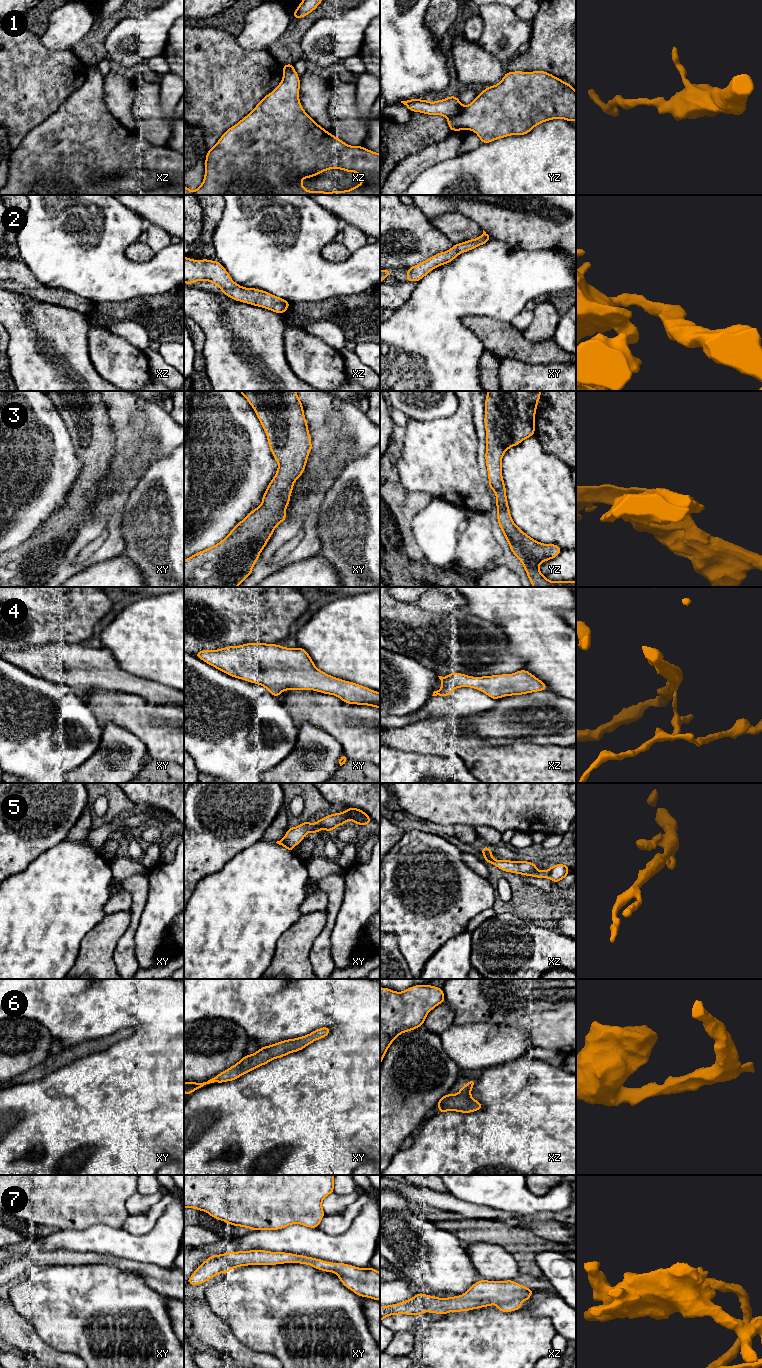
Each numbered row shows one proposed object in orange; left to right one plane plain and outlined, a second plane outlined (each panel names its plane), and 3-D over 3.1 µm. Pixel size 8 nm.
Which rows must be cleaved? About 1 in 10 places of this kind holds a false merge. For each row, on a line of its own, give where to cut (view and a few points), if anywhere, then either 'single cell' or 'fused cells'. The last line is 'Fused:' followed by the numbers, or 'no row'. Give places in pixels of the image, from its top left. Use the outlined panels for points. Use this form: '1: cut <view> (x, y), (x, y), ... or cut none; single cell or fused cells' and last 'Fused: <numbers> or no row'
1: cut yz (463, 106), (456, 114), (448, 118); fused cells
2: cut none; single cell
3: cut none; single cell
4: cut none; single cell
5: cut none; single cell
6: cut none; single cell
7: cut none; single cell
Fused: 1

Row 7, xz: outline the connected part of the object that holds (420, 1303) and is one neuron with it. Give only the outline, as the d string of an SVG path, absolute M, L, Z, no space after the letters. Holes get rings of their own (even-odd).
M513 1280L474 1283L461 1296L437 1298L424 1293L394 1305L380 1306L380 1321L390 1315L413 1315L430 1312L440 1315L488 1307L495 1304L502 1312L512 1312L521 1308L522 1302L529 1300L534 1289L529 1289Z

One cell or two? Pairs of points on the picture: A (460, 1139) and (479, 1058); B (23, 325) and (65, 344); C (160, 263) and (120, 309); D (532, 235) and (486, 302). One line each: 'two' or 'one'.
A: two
B: one
C: two
D: two

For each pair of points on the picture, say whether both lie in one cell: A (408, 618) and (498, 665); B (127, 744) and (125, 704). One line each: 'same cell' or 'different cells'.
A: same cell
B: different cells

